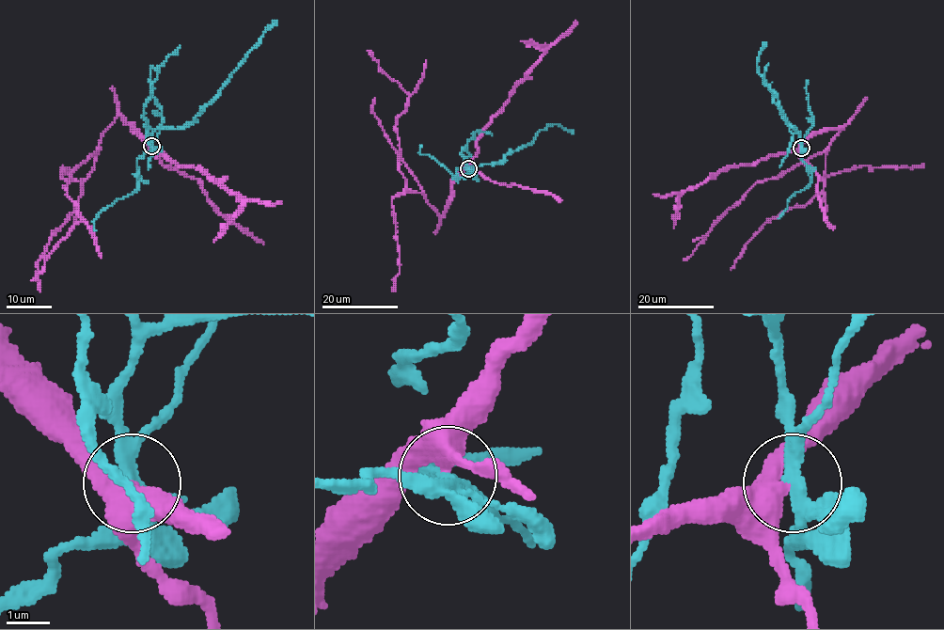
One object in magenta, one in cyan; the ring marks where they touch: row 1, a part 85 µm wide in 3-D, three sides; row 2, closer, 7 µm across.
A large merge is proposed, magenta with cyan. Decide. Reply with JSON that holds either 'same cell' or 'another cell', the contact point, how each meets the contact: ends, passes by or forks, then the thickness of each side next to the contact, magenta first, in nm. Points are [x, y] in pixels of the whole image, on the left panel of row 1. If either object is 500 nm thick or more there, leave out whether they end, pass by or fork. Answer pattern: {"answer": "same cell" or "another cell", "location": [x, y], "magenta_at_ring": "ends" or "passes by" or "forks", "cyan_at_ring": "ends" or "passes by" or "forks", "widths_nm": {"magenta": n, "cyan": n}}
{"answer": "another cell", "location": [151, 146], "magenta_at_ring": "passes by", "cyan_at_ring": "forks", "widths_nm": {"magenta": 400, "cyan": 300}}

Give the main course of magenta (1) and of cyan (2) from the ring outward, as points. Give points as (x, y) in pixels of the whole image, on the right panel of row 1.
1: (801, 148), (817, 132), (843, 127), (849, 121), (823, 151), (777, 177), (758, 181), (683, 260)
2: (801, 148), (799, 134), (787, 121), (778, 96), (760, 73), (758, 58), (765, 41)

